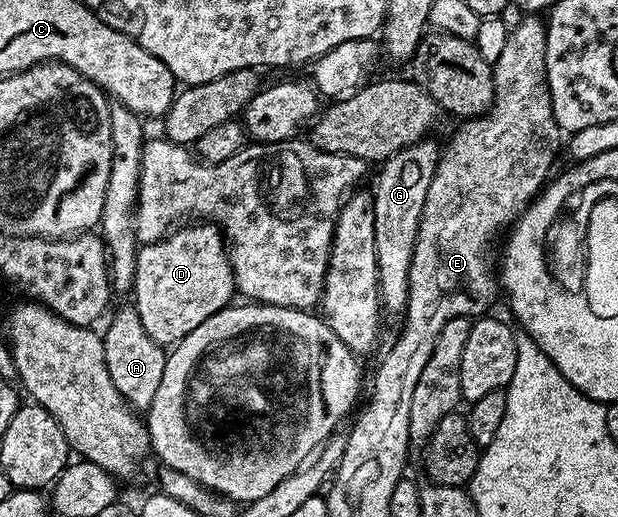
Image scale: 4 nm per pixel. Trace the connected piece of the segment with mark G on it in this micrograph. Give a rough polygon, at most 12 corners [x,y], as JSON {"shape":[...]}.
{"shape":[[427,137],[372,186],[378,297],[405,316],[408,277],[440,147]]}

